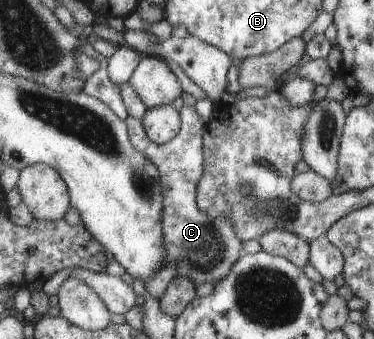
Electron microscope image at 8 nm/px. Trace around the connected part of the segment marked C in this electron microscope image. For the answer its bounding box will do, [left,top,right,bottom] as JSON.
[127,105,243,286]

